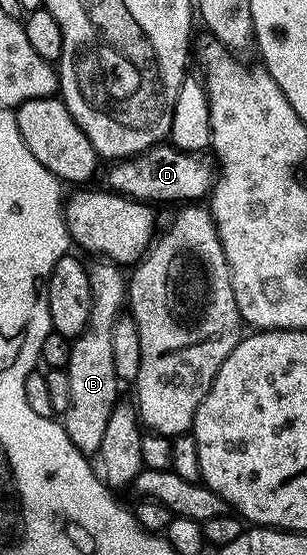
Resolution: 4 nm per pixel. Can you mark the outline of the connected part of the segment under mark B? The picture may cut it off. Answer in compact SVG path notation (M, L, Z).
M95 261L87 268L89 293L92 294L89 321L83 332L71 345L69 361L65 368L69 377L69 405L61 412L61 422L69 441L85 456L91 457L101 449L101 440L109 426L109 413L120 400L121 381L113 369L113 325L125 309L128 276L124 268L110 261Z

